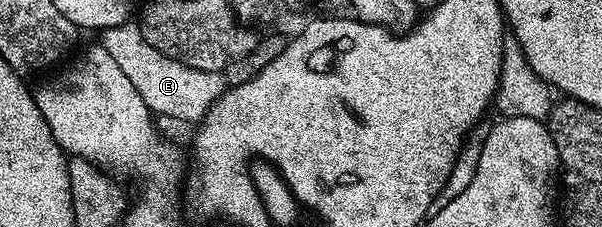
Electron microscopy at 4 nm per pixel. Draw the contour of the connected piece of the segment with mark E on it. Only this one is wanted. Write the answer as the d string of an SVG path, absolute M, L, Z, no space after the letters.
M127 19L123 25L101 30L100 44L106 48L108 55L112 55L112 59L116 59L116 64L120 66L120 71L124 71L124 76L132 82L132 87L136 87L136 91L140 91L140 99L144 99L151 114L158 116L159 113L162 117L170 116L174 121L197 123L210 110L212 103L216 101L218 96L225 93L228 88L228 82L225 81L225 76L221 72L193 69L160 51L156 51L152 47L152 43L148 43L148 39L144 39L141 24L134 22L133 25L133 20Z

